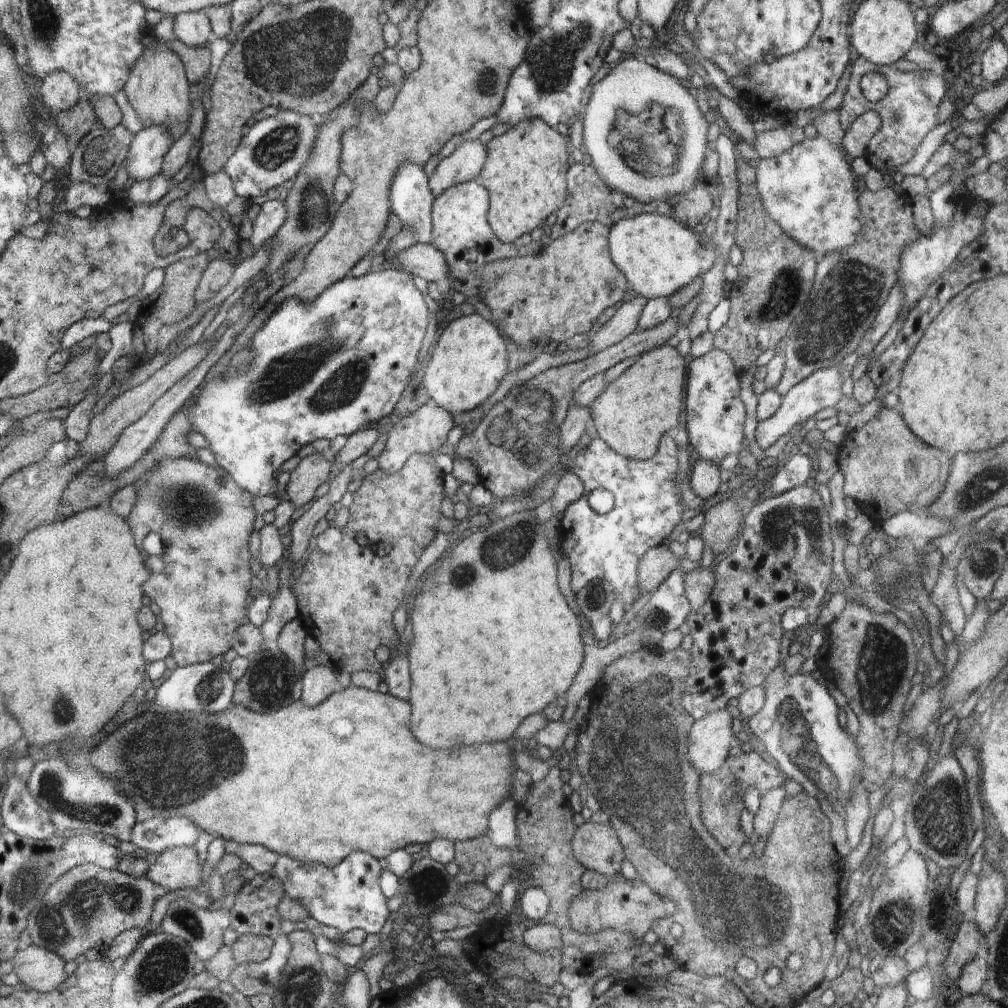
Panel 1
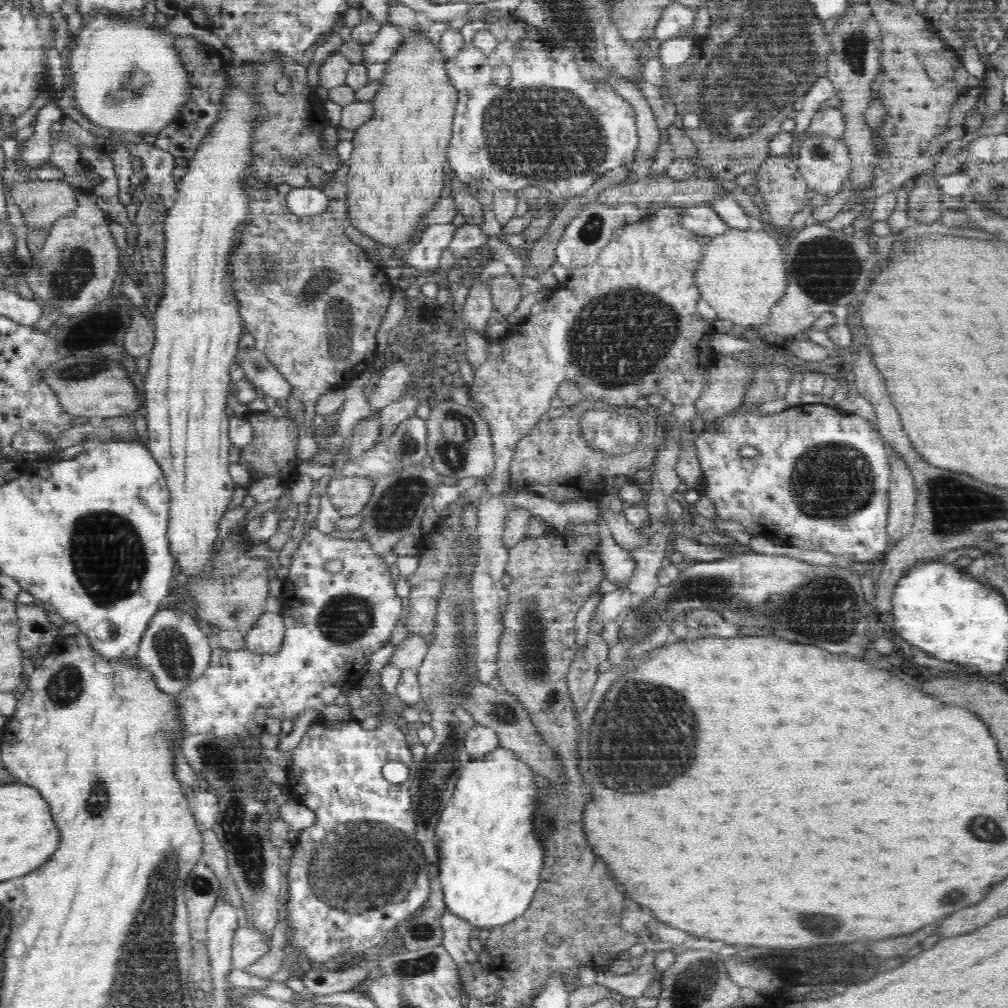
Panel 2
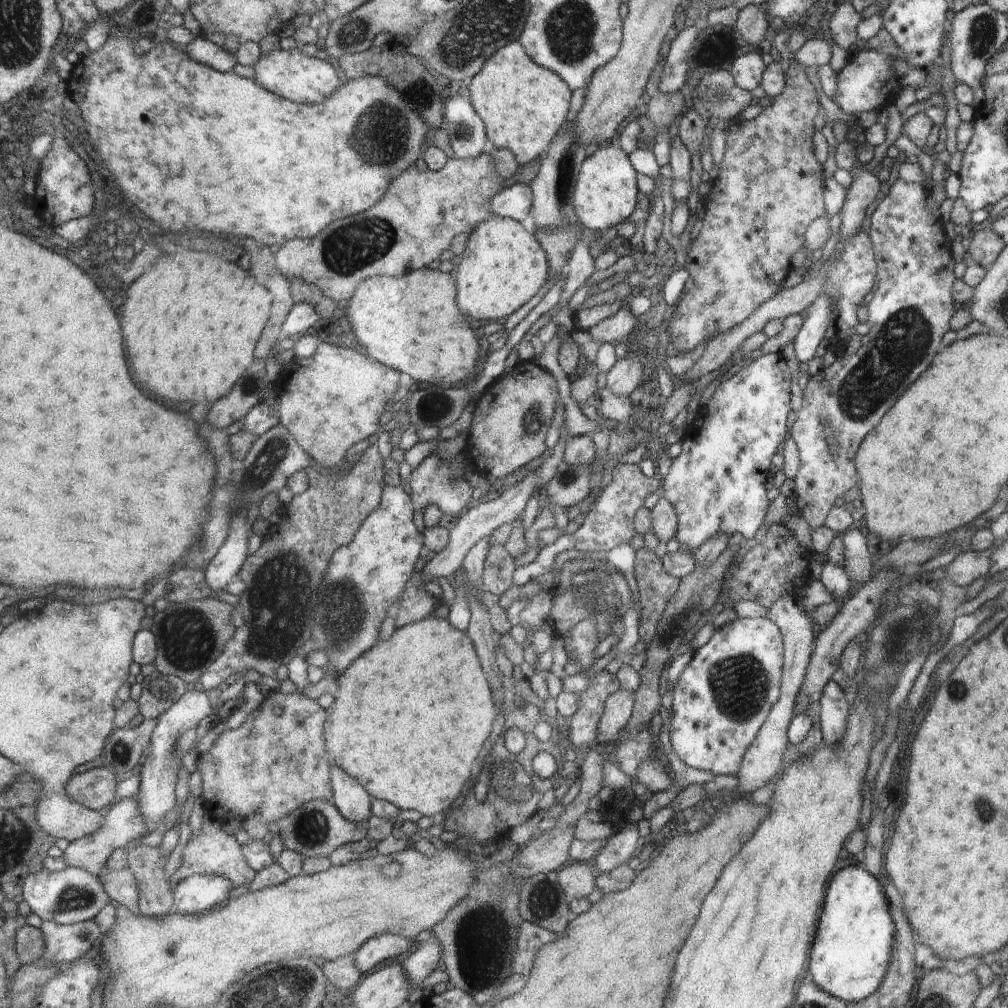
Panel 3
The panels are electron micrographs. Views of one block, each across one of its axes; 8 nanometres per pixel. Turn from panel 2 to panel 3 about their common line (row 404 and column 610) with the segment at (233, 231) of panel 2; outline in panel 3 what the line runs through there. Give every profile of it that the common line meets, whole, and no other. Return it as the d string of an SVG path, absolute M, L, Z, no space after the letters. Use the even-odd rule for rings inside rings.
M617 145L595 151L581 164L572 195L577 222L585 228L602 231L616 226L636 208L636 171L629 156Z

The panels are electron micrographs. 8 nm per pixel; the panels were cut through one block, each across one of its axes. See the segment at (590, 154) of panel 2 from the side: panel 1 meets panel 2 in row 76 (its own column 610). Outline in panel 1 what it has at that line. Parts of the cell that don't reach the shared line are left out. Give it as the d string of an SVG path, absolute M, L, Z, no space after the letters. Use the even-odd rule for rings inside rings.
M666 434L660 441L659 451L651 459L639 461L622 456L612 449L607 441L599 438L592 439L586 449L577 455L574 460L568 459L567 465L570 471L581 478L584 492L574 504L570 504L566 508L559 523L558 550L561 556L570 562L570 572L572 572L570 586L574 592L578 592L591 580L607 580L612 584L615 596L623 602L626 608L629 608L632 606L632 602L640 596L639 568L644 556L652 546L658 547L658 544L662 544L670 536L670 532L682 520L682 512L686 510L681 492L678 493L677 482L673 481L673 478L676 478L676 470L678 470L678 448L676 448L674 440L670 438L670 434ZM595 488L605 488L613 494L615 505L610 512L601 515L590 508L587 496Z

